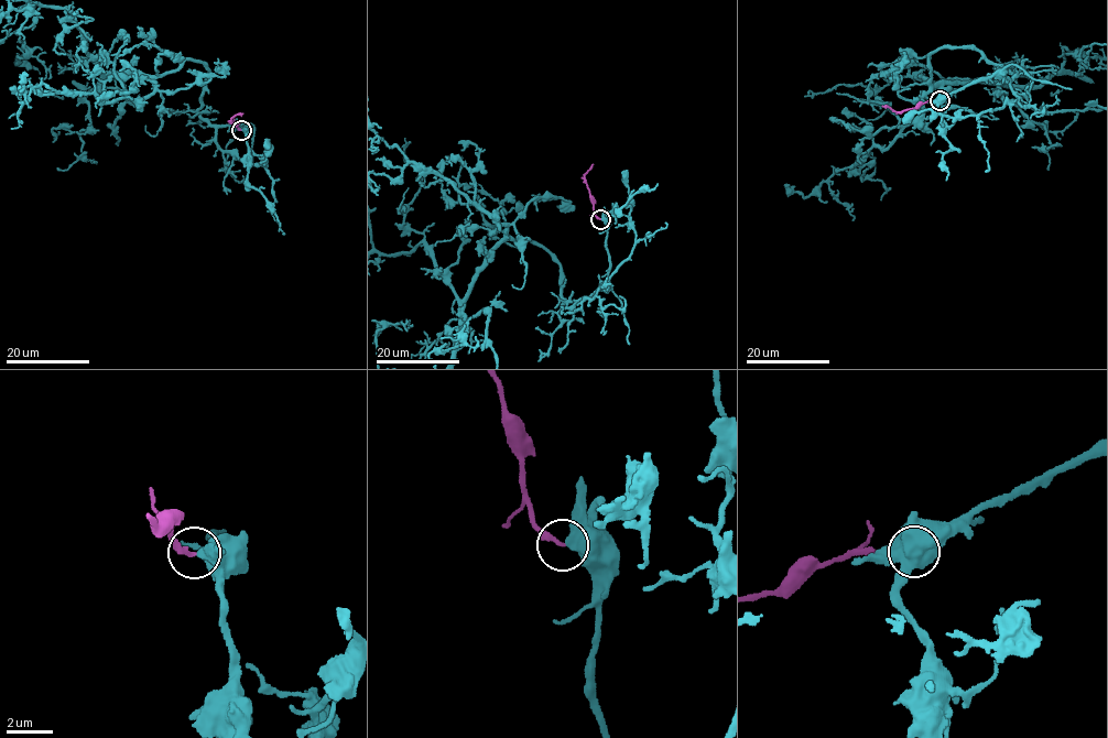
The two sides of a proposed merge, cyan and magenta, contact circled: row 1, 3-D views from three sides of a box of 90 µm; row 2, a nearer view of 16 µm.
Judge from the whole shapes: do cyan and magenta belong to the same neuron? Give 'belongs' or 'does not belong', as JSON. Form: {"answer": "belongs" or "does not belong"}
{"answer": "does not belong"}

